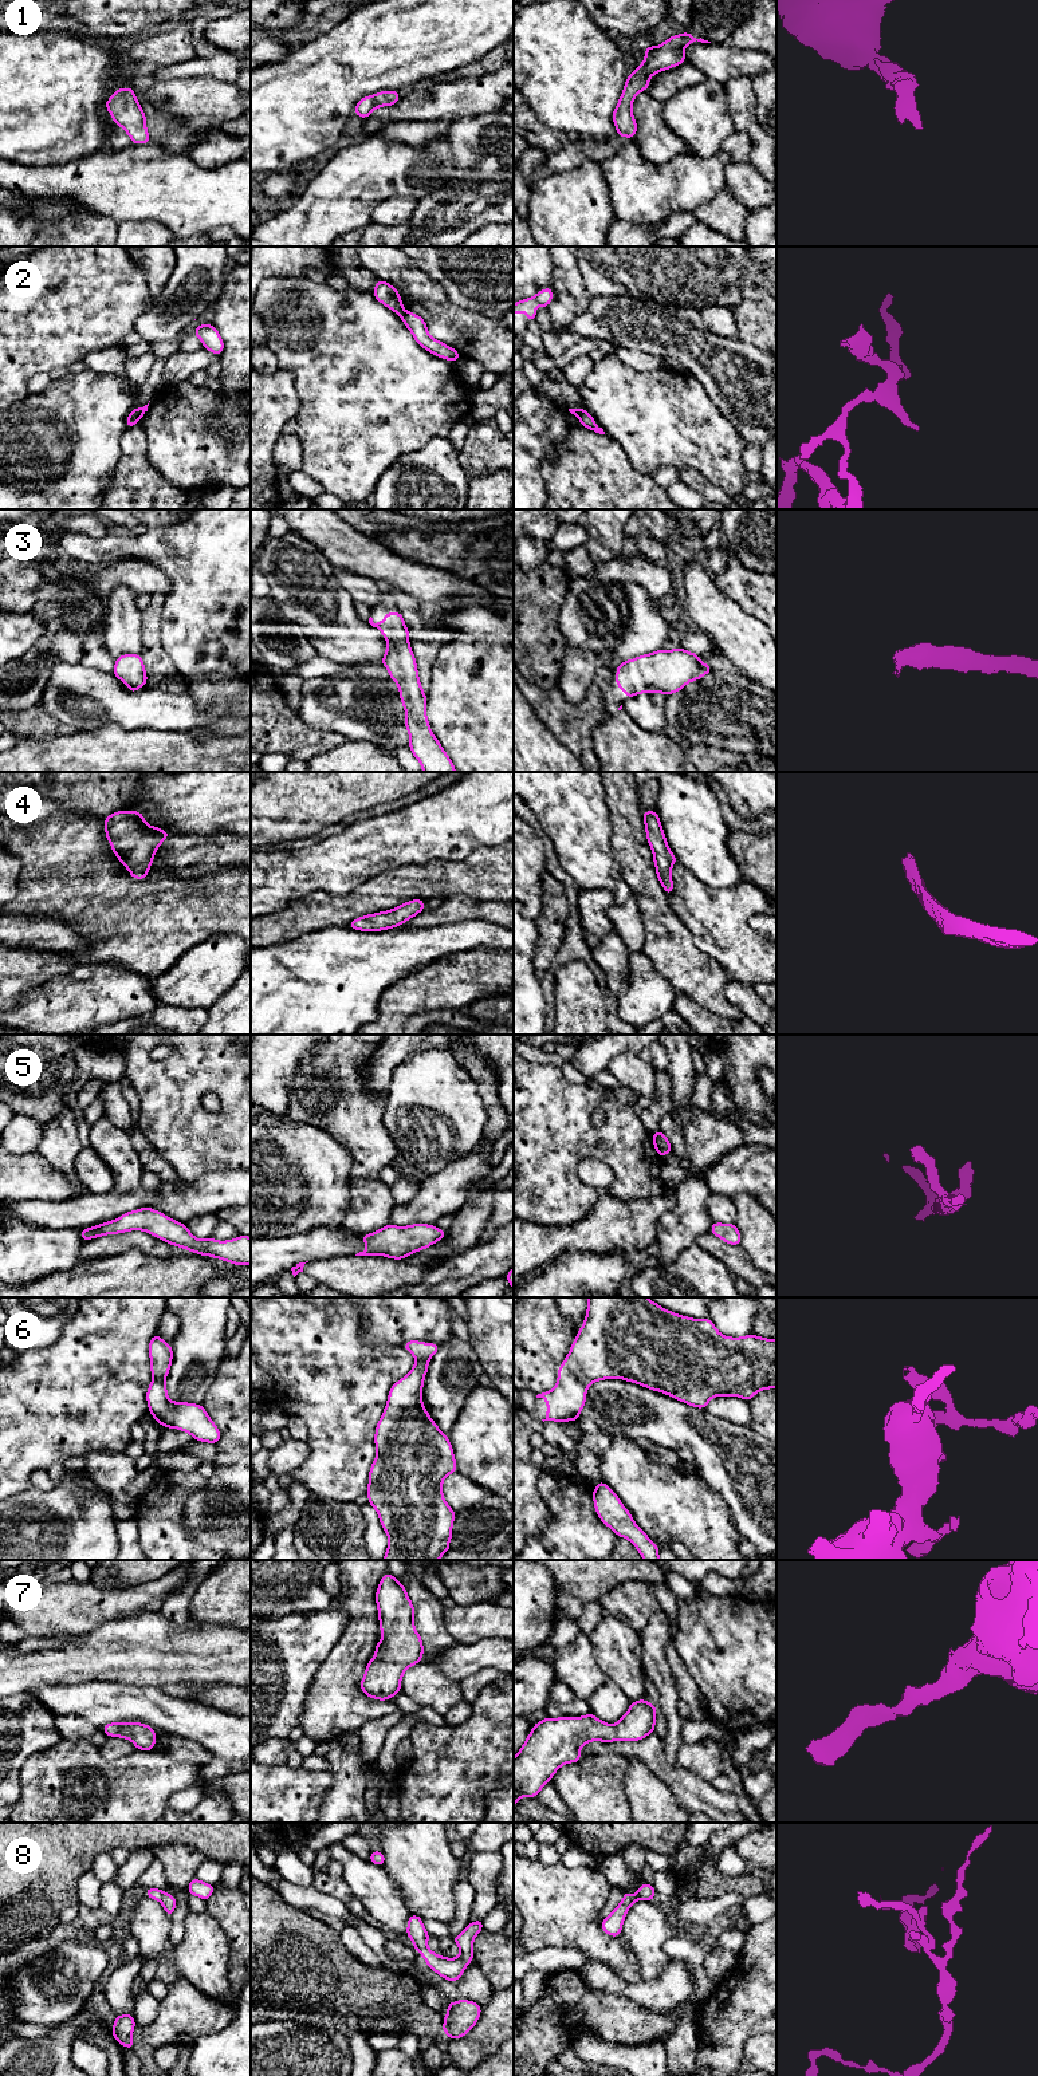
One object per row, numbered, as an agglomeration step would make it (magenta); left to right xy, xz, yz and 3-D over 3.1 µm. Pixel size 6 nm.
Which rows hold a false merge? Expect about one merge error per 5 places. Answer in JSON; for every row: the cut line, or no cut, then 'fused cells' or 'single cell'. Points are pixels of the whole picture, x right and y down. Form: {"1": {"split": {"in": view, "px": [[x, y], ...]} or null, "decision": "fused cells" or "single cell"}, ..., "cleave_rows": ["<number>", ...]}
{"1": {"split": null, "decision": "single cell"}, "2": {"split": {"in": "xz", "px": [[402, 310], [400, 314]]}, "decision": "fused cells"}, "3": {"split": null, "decision": "single cell"}, "4": {"split": null, "decision": "single cell"}, "5": {"split": null, "decision": "single cell"}, "6": {"split": null, "decision": "single cell"}, "7": {"split": null, "decision": "single cell"}, "8": {"split": {"in": "xy", "px": [[164, 1893], [160, 1901]]}, "decision": "fused cells"}, "cleave_rows": ["2", "8"]}

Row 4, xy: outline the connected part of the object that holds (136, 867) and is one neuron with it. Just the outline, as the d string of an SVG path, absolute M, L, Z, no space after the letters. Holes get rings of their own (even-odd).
M133 809L106 816L105 828L113 852L134 879L148 877L156 851L170 836L169 832L149 826L143 814Z

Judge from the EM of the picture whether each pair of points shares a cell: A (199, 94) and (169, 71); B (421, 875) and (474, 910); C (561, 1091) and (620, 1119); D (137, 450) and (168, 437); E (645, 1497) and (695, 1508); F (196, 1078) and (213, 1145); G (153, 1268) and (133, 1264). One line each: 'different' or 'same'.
A: different
B: different
C: same
D: different
E: same
F: same
G: same

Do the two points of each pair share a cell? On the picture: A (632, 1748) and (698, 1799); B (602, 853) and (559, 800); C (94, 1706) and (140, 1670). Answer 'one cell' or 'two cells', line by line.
A: one cell
B: one cell
C: two cells

